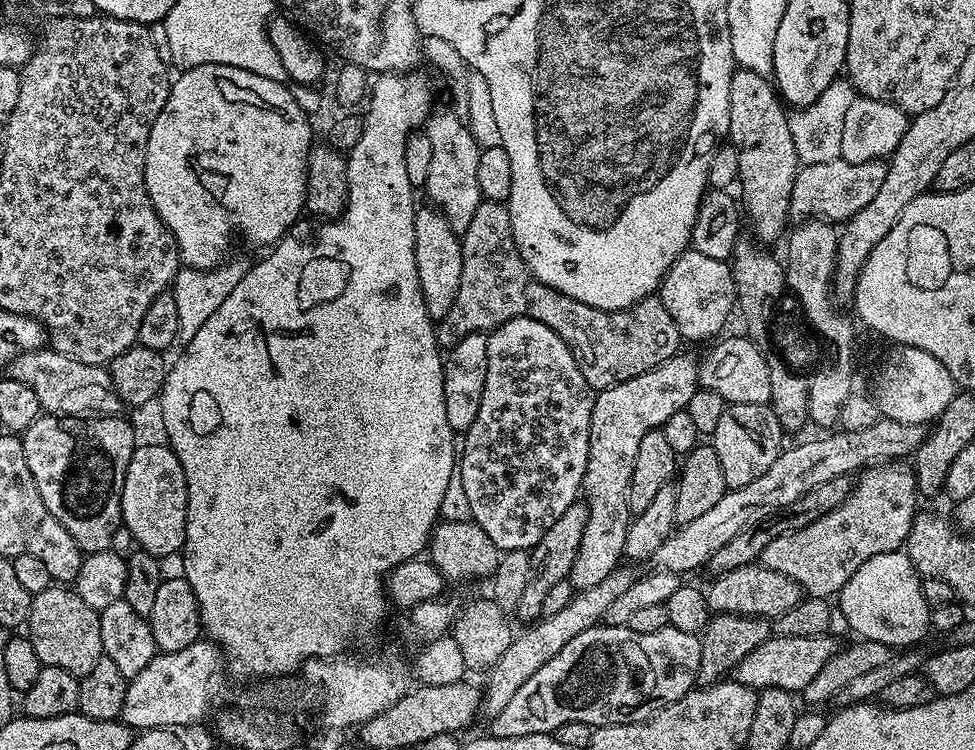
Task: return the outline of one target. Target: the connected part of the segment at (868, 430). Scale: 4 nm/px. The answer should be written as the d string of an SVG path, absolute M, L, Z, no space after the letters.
M881 418L874 422L874 426L866 426L862 430L836 430L821 436L824 436L821 440L804 440L793 448L785 447L780 456L774 458L774 463L770 465L770 470L766 470L766 474L754 478L754 482L749 482L746 486L724 491L722 498L718 498L712 509L705 510L699 518L679 525L670 534L670 538L666 538L662 546L658 546L650 559L651 563L657 569L677 574L692 572L703 564L704 567L711 565L714 554L718 554L718 550L722 550L722 546L726 546L726 542L730 542L734 534L742 534L742 530L779 513L781 508L802 498L806 490L814 490L814 486L822 486L822 482L830 482L830 478L852 476L881 462L900 462L911 457L920 445L922 428L919 424Z

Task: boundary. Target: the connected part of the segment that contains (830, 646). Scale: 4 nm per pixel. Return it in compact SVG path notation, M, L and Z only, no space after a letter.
M832 634L811 636L810 638L790 638L789 636L769 636L758 650L750 650L742 662L734 669L734 679L742 686L761 688L777 688L793 694L803 693L810 681L818 675L818 670L830 662L830 658L838 650L838 643Z

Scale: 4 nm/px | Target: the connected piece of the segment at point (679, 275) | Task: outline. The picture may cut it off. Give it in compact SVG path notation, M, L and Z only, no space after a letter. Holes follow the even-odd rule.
M685 250L670 266L658 289L662 306L674 318L681 341L708 340L719 337L725 331L732 310L737 307L735 280L732 266L727 260L706 258L694 250ZM720 332L720 333L719 333ZM712 336L712 337L711 337Z

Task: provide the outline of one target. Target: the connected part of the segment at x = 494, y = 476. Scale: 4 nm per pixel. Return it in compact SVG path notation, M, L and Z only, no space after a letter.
M525 316L514 318L502 326L493 328L487 333L487 337L486 386L482 390L482 406L478 406L478 418L474 418L474 422L470 422L468 431L463 433L464 448L462 444L458 452L458 470L462 474L462 490L466 490L466 502L470 502L471 519L478 526L482 526L486 534L490 534L490 542L494 542L494 546L498 546L501 553L531 550L538 542L538 538L542 538L542 534L546 534L546 530L550 530L550 526L554 526L554 522L558 522L558 518L562 518L562 514L566 514L566 510L570 505L577 503L581 495L586 462L590 454L590 418L594 390L586 382L586 378L582 378L582 370L578 370L578 362L574 362L574 354L570 354L566 342L562 342L562 338L558 338L558 334L550 330L550 326L534 318Z

